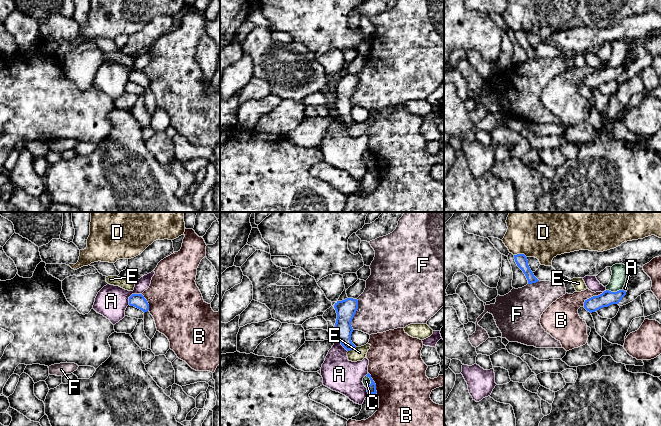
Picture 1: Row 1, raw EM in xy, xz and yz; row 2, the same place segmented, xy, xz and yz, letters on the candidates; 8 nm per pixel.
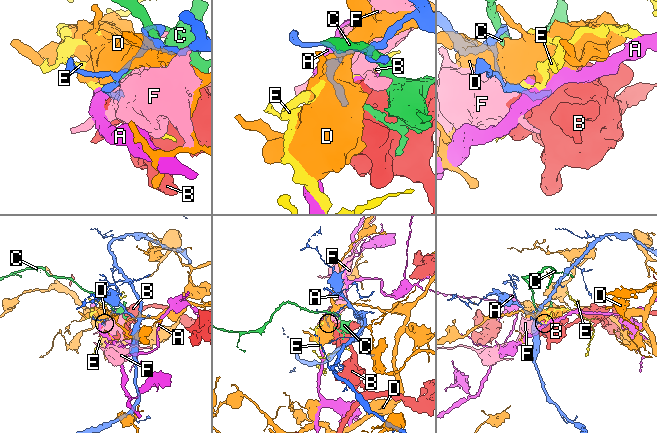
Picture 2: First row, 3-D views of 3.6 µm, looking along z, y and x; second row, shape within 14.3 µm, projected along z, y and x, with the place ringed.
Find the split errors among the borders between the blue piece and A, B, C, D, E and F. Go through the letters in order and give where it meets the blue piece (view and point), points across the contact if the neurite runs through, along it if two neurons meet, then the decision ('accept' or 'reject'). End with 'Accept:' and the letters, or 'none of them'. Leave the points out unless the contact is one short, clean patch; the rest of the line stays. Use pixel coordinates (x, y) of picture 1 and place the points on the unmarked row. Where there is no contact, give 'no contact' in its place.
A: meets blue in xy at (131, 71); reject
B: meets blue in yz at (591, 73); border along yz (603, 68), (589, 73), (583, 82); reject
C: meets blue in yz at (614, 68); reject
D: meets blue in yz at (520, 30); reject
E: meets blue in xz at (352, 125); border along xz (356, 123), (348, 127); reject
F: meets blue in xz at (354, 90); border along xz (357, 75), (357, 86), (351, 97), (352, 105); reject
Accept: none of them

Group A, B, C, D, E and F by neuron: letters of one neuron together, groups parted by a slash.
A / B / C / D / E / F

